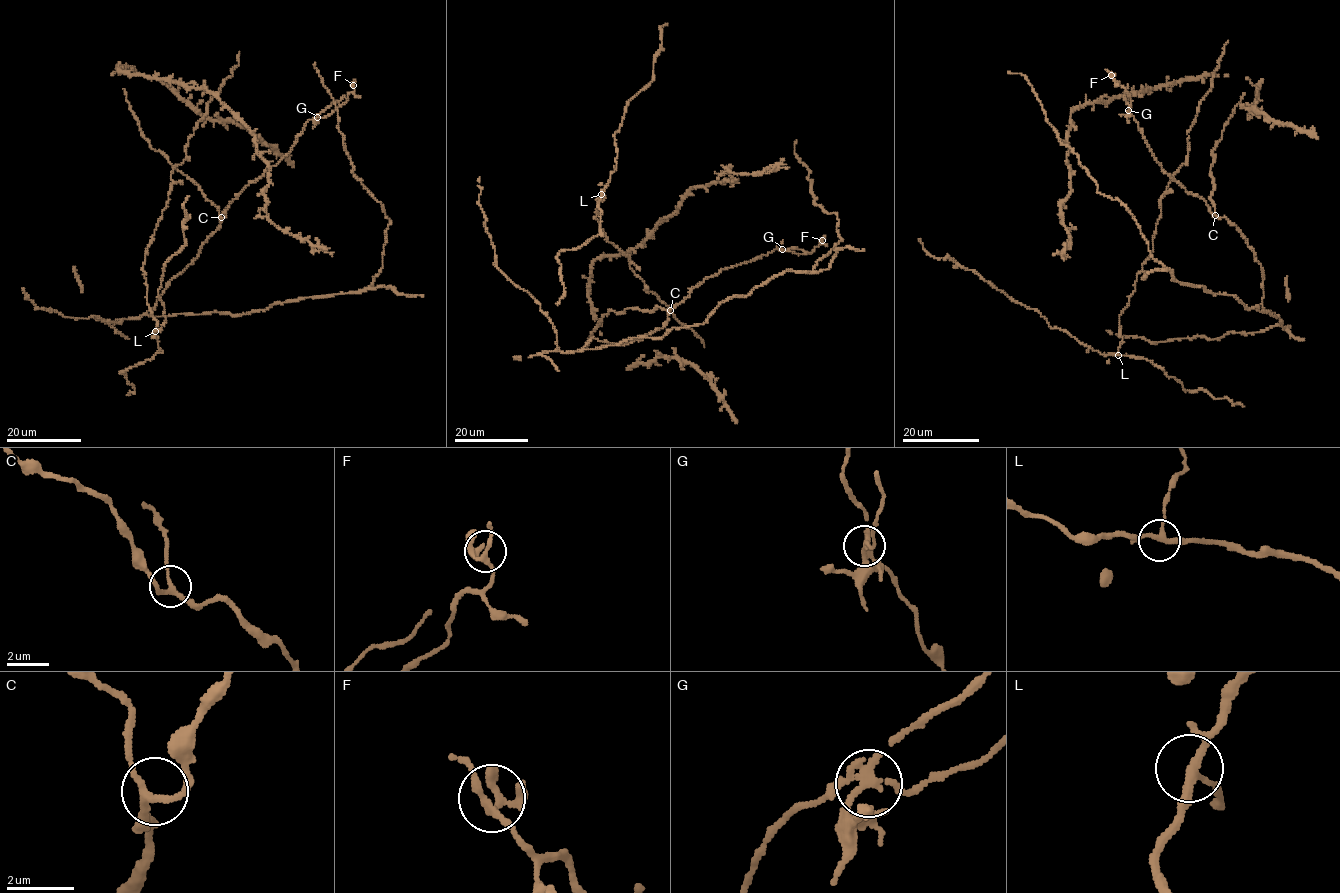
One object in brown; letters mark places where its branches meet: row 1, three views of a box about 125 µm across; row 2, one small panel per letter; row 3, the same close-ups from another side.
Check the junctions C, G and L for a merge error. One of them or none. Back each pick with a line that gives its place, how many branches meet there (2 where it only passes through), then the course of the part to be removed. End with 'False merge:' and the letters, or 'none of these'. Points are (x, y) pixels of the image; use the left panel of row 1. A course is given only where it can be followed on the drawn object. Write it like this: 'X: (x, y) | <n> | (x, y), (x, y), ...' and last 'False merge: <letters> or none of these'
G: (317, 117) | 4 | (317, 117), (325, 117), (345, 102), (355, 90), (355, 80)
False merge: G

